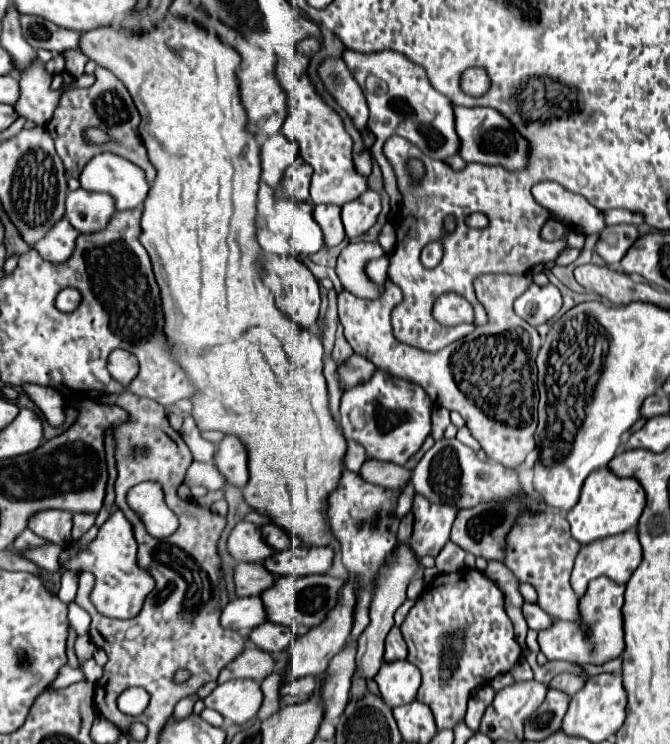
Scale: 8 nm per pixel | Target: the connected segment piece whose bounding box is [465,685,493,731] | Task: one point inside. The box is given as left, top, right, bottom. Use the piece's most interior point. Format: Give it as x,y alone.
483,696

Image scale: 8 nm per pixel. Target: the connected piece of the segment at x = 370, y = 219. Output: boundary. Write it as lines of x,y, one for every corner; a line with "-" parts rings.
365,191
355,201
349,201
341,207
341,219
349,239
363,235
375,221
381,211
381,201
375,191

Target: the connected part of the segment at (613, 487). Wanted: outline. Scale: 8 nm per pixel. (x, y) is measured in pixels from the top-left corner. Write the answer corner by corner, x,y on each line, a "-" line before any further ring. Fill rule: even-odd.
605,467
593,471
585,479
579,503
567,513
567,521
571,525
573,539
579,541
581,545
587,545
597,539
605,539
609,535
635,529
643,507
645,507
645,491
641,483
637,483
637,479
621,479

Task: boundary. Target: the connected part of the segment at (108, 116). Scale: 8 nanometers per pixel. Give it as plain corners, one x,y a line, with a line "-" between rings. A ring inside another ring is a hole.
99,67
95,71
95,75
97,75
95,85
91,85
89,89
81,89
81,87
75,87
75,77
69,71
61,71
61,77
63,77
61,89
63,89
63,93
59,97
59,105
57,105
55,113
53,113
53,119
47,123
47,131
55,141
55,149
57,149
59,157
61,157
67,173
77,179
91,157
99,155
101,151
111,151
111,153
117,153
117,155
129,159
137,167
141,167
147,173
149,183
153,183
157,171
151,165
151,161
147,157
147,149
143,145
143,139
141,139
141,135
137,131
141,117
139,117
139,111
137,111
137,107
135,107
135,103
133,103
133,99
129,95
129,91
107,69
-
87,127
99,127
105,133
109,133
115,141
111,141
107,145
87,145
83,141
83,131

